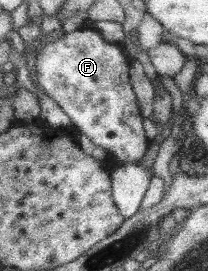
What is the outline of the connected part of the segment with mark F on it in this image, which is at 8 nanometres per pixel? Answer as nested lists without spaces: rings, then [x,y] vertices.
[[[80,28],[64,33],[58,40],[45,44],[37,54],[38,84],[67,114],[77,132],[86,134],[96,146],[102,146],[109,159],[113,157],[113,165],[141,160],[150,143],[144,133],[143,117],[132,88],[130,67],[131,61],[122,45],[106,42],[94,28]]]

